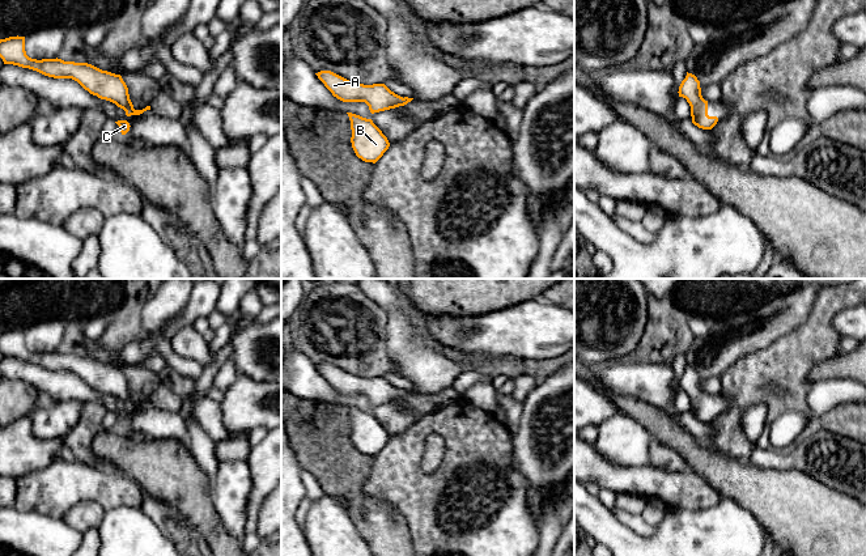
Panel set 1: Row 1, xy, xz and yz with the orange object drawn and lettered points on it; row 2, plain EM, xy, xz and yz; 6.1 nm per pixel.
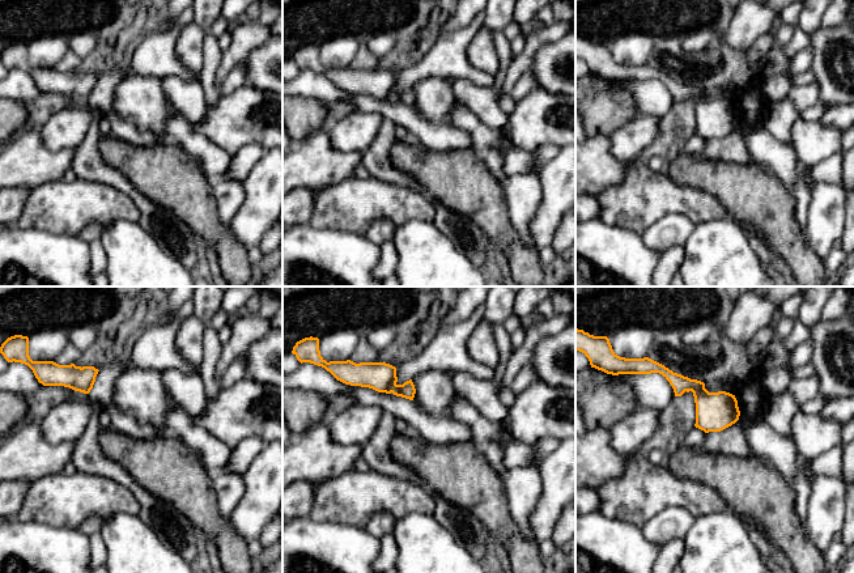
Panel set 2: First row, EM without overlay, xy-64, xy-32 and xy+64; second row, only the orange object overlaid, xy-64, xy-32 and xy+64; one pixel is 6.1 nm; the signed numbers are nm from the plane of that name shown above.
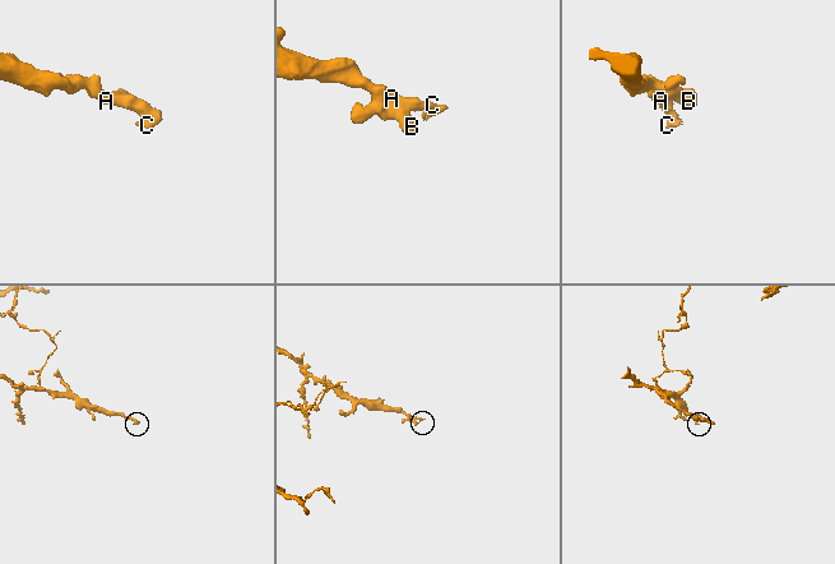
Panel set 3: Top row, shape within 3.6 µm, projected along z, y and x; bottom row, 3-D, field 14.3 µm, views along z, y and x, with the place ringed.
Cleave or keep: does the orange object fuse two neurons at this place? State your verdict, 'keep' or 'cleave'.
keep

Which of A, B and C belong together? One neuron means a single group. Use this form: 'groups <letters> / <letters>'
groups A B C

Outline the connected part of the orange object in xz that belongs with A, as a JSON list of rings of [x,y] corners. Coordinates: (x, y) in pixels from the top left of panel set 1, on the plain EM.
[[[331,364],[315,368],[334,390],[343,395],[365,395],[372,407],[404,399],[413,392],[395,387],[385,377],[356,377]]]

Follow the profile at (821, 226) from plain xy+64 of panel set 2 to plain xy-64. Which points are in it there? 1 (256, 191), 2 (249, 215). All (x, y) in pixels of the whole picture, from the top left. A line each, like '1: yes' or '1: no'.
1: no
2: no

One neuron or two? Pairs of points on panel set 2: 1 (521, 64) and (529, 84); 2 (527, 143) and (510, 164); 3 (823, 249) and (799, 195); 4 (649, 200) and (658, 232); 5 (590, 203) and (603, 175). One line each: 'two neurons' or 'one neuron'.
1: two neurons
2: two neurons
3: two neurons
4: two neurons
5: two neurons

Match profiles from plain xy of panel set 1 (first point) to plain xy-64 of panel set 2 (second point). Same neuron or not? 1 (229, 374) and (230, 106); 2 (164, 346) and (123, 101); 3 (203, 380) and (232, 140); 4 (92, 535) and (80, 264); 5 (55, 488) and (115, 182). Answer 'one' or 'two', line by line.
1: two
2: two
3: two
4: two
5: two

